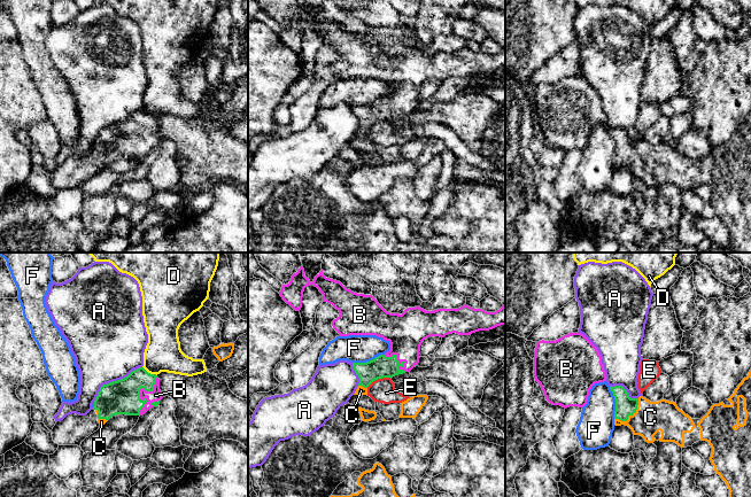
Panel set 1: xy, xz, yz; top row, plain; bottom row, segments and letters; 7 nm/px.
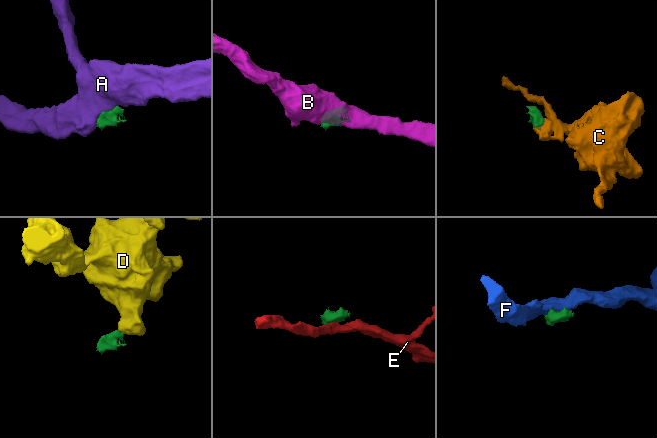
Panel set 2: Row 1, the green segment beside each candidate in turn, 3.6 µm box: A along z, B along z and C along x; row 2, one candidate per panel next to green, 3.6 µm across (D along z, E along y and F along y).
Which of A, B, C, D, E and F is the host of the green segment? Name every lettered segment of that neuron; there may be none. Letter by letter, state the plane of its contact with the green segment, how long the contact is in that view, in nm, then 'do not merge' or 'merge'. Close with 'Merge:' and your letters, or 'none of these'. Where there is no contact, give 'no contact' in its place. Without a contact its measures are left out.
A: contact in xy; length 420 nm; do not merge
B: contact in xy; length 300 nm; merge
C: contact in yz; length 220 nm; merge
D: contact in xy; length 120 nm; do not merge
E: contact in xz; length 180 nm; do not merge
F: contact in yz; length 240 nm; do not merge
Merge: B, C

